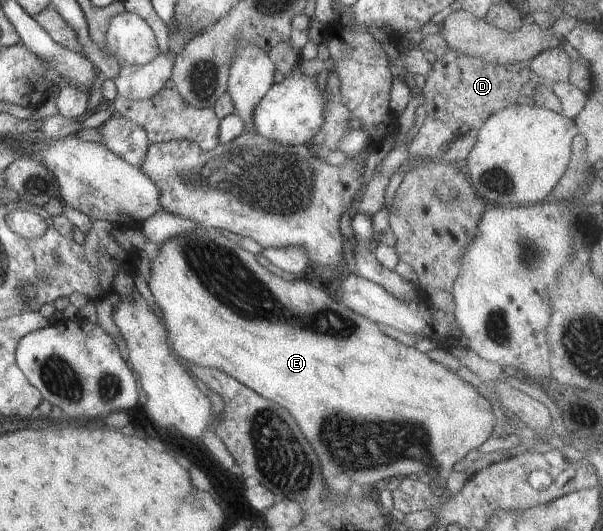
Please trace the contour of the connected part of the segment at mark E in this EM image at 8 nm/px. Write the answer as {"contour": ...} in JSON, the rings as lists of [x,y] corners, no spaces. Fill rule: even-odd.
{"contour":[[[198,226],[190,232],[183,232],[165,240],[160,244],[158,255],[150,262],[150,278],[148,281],[149,290],[155,298],[155,304],[159,306],[163,313],[163,322],[168,332],[167,342],[172,348],[173,354],[178,356],[181,361],[186,364],[197,364],[203,368],[212,368],[220,370],[225,374],[235,378],[241,384],[251,388],[257,394],[264,396],[279,406],[283,406],[285,410],[289,410],[295,418],[295,422],[299,424],[303,436],[309,440],[309,444],[315,448],[319,460],[321,460],[321,472],[325,481],[325,492],[329,496],[329,502],[333,506],[341,506],[343,500],[349,496],[349,488],[353,483],[360,485],[373,484],[387,478],[400,479],[410,474],[417,474],[431,481],[439,477],[436,490],[442,495],[449,494],[447,489],[447,479],[454,471],[453,466],[457,462],[461,462],[470,450],[477,449],[485,440],[491,437],[491,432],[495,426],[495,416],[491,401],[488,397],[483,397],[477,391],[477,386],[465,381],[455,372],[449,370],[445,366],[431,360],[427,353],[419,351],[415,347],[408,347],[403,343],[385,335],[378,327],[377,323],[361,316],[359,313],[345,308],[339,299],[336,298],[328,289],[315,280],[297,280],[293,277],[281,278],[273,272],[269,272],[263,266],[257,255],[237,246],[235,242],[223,236],[221,231],[215,229],[204,229]],[[359,442],[361,446],[365,446],[365,454],[367,460],[383,460],[383,462],[365,462],[365,466],[359,462]],[[415,446],[419,446],[423,450],[423,454],[419,458],[415,458]]]}

